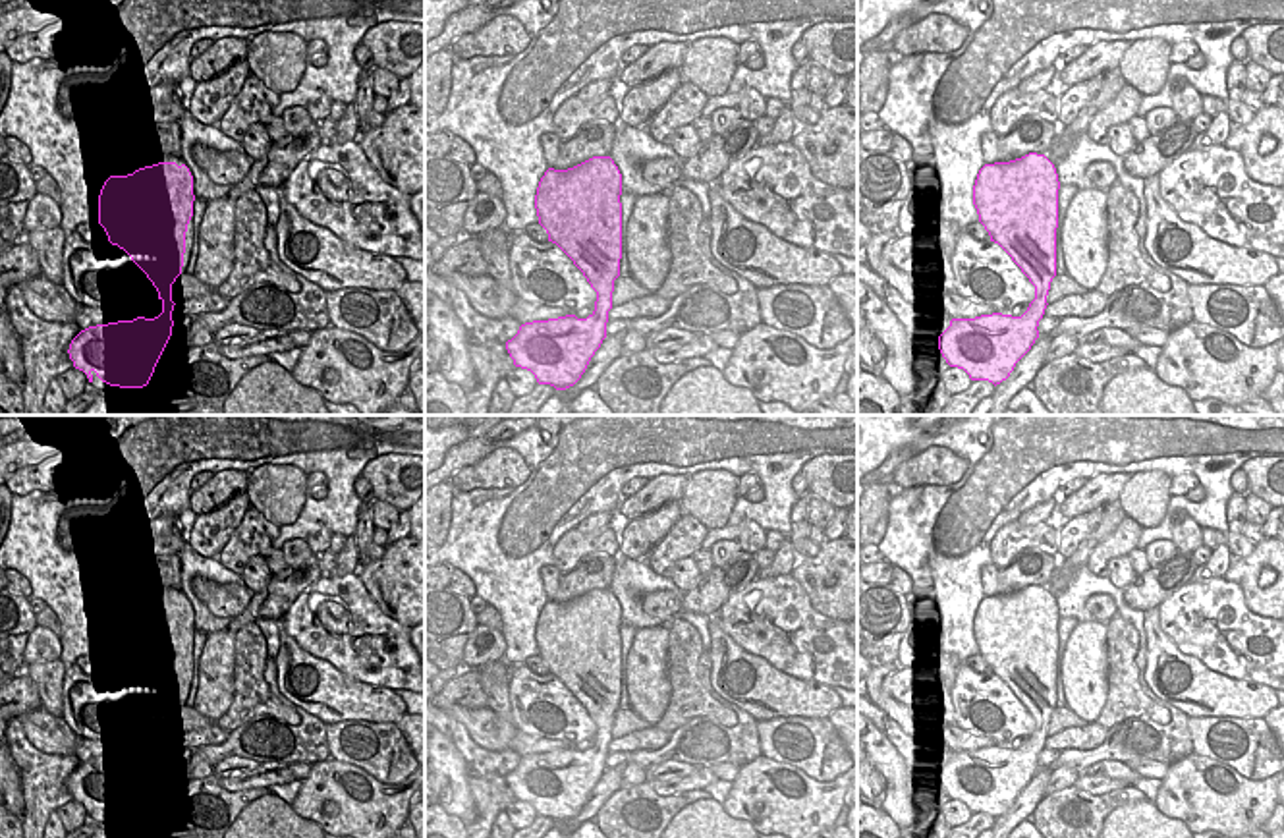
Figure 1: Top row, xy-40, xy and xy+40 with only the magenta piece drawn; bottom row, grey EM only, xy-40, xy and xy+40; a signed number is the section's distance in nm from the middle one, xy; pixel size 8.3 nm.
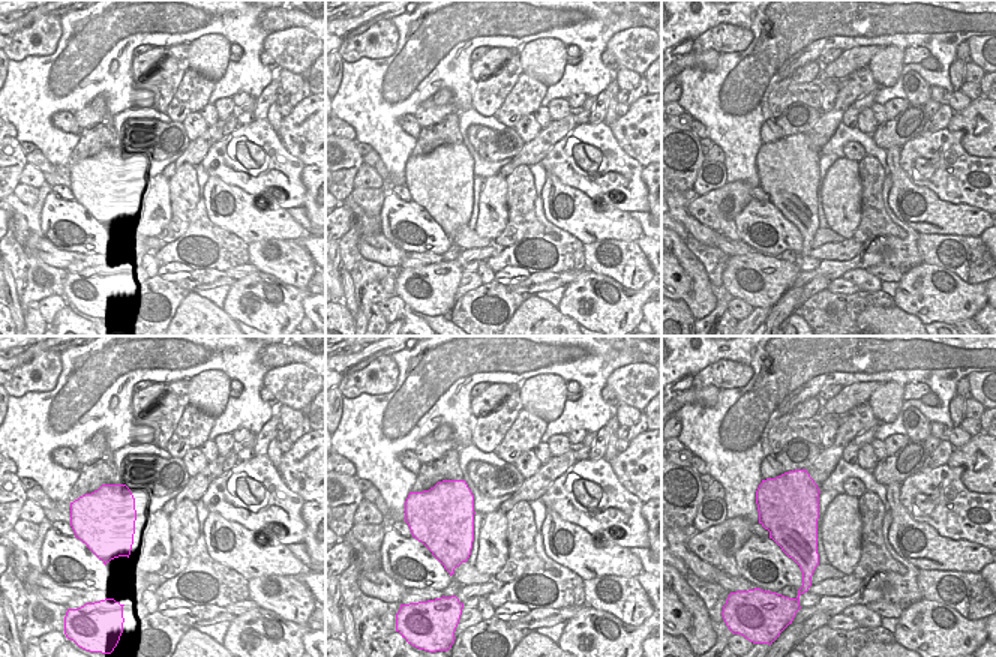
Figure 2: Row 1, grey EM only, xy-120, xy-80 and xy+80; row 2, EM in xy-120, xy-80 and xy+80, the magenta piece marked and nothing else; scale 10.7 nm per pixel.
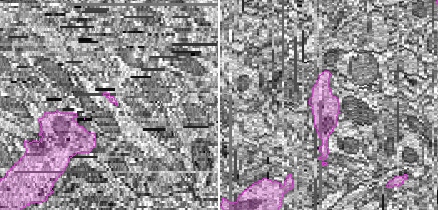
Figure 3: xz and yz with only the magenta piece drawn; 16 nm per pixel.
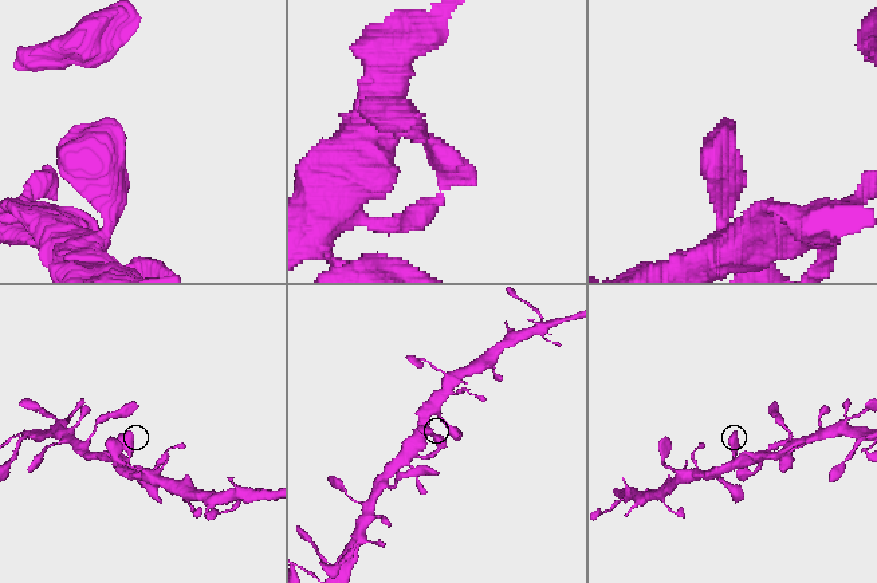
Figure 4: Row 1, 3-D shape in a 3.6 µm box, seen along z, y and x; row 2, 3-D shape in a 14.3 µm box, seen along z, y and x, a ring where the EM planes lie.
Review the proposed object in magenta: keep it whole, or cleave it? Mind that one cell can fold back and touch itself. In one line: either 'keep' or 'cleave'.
keep

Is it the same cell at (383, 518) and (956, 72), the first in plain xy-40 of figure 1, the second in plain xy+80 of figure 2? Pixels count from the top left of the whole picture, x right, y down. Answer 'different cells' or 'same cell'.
different cells

